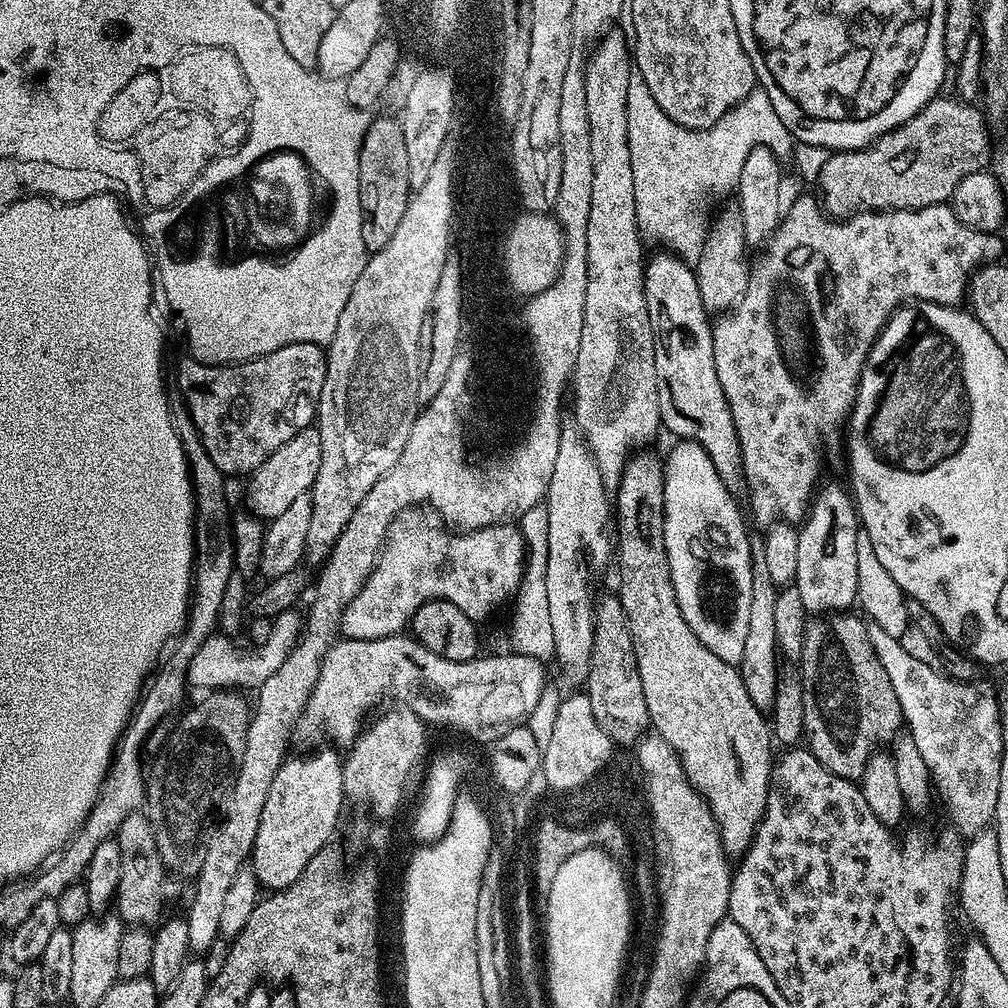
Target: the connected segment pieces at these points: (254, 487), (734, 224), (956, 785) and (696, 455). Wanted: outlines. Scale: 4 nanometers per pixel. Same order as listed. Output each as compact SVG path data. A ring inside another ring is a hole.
M309 426L302 429L290 442L278 446L262 466L258 466L247 477L248 480L248 504L253 517L267 522L282 514L294 503L294 498L302 498L309 495L312 484L318 478L318 466L322 466L322 438L320 429Z
M739 207L724 209L712 224L712 230L704 240L704 249L694 263L698 294L702 294L704 307L712 314L724 314L735 309L744 297L750 275L749 265L744 265L744 217Z
M868 624L868 641L874 646L882 668L890 678L890 686L898 694L900 708L904 712L907 731L914 738L922 758L932 774L935 791L944 799L948 807L951 827L960 833L961 837L971 838L979 834L983 828L989 827L996 819L998 806L998 786L1002 774L1002 754L1006 749L1002 746L1002 730L1000 724L1000 702L995 695L975 688L975 683L961 682L952 679L943 671L931 668L924 660L919 660L914 653L908 652L905 642L899 636L886 634L882 626Z
M680 440L669 450L668 456L666 455L664 460L664 545L666 546L666 554L670 562L670 578L674 582L676 601L682 610L682 618L686 618L686 622L690 626L690 630L694 630L698 642L702 642L702 646L706 646L706 650L718 654L718 658L722 658L722 662L739 665L742 658L742 650L746 647L746 630L750 627L752 540L750 535L748 536L748 528L744 525L744 516L740 513L739 506L736 505L736 499L737 497L733 492L722 482L718 470L714 470L714 462L710 462L706 450L702 450L700 444L695 444L692 440Z

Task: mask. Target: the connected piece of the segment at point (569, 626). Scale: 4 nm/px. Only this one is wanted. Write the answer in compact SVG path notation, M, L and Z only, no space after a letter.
M564 426L560 429L560 445L558 446L558 462L554 462L554 474L550 478L550 486L548 487L548 495L546 497L546 505L549 512L549 562L546 571L546 587L547 587L547 601L549 603L551 629L554 632L554 646L556 647L554 660L560 663L560 668L572 680L580 680L580 682L587 681L588 667L590 666L590 658L592 657L592 643L594 642L594 626L596 625L596 618L594 615L594 595L592 596L592 584L588 581L588 564L584 561L584 548L588 551L588 556L596 564L604 564L608 560L608 540L610 544L610 536L604 531L609 531L610 528L610 496L606 493L606 485L602 474L598 470L596 460L592 457L592 452L588 449L588 445L584 443L583 436L576 431L575 427Z

